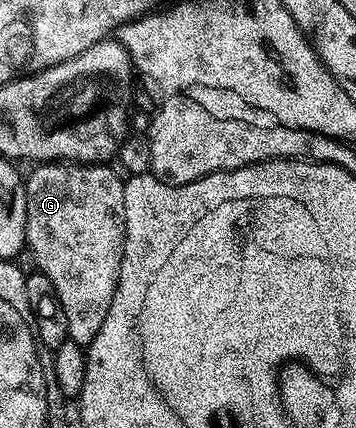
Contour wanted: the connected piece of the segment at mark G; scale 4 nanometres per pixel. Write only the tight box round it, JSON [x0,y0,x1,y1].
[26,161,126,347]

